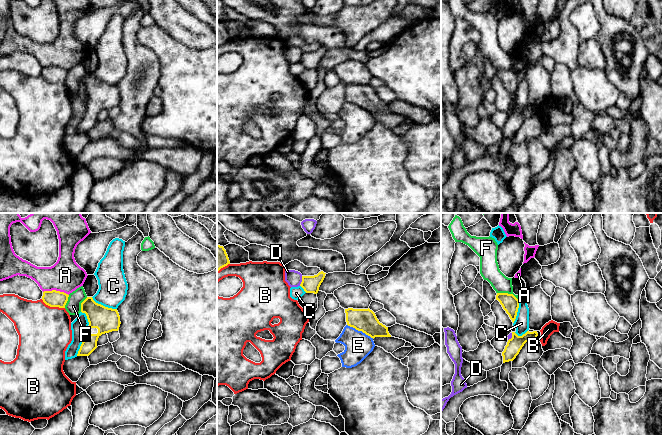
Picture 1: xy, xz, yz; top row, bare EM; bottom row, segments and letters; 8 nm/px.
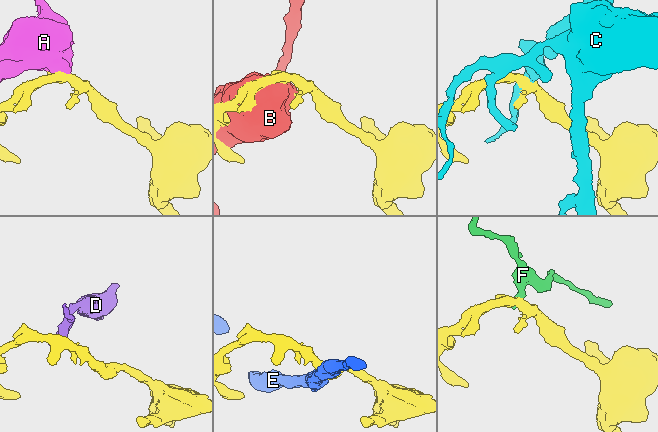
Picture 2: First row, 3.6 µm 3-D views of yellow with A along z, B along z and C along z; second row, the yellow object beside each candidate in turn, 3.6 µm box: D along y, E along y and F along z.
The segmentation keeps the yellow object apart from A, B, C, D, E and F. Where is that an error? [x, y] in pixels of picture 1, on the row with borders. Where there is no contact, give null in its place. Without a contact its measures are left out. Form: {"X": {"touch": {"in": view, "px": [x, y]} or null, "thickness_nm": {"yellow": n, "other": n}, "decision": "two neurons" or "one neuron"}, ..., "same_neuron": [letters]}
{"A": {"touch": {"in": "xy", "px": [55, 290]}, "thickness_nm": {"yellow": 130, "other": 260}, "decision": "two neurons"}, "B": {"touch": {"in": "xy", "px": [53, 306]}, "thickness_nm": {"yellow": 130, "other": 420}, "decision": "two neurons"}, "C": {"touch": {"in": "xy", "px": [104, 306]}, "thickness_nm": {"yellow": 200, "other": 220}, "decision": "two neurons"}, "D": {"touch": {"in": "xz", "px": [302, 281]}, "thickness_nm": {"yellow": 140, "other": 130}, "decision": "two neurons"}, "E": {"touch": {"in": "xz", "px": [360, 330]}, "thickness_nm": {"yellow": 190, "other": 220}, "decision": "two neurons"}, "F": {"touch": {"in": "yz", "px": [507, 293]}, "thickness_nm": {"yellow": 140, "other": 160}, "decision": "two neurons"}, "same_neuron": []}

